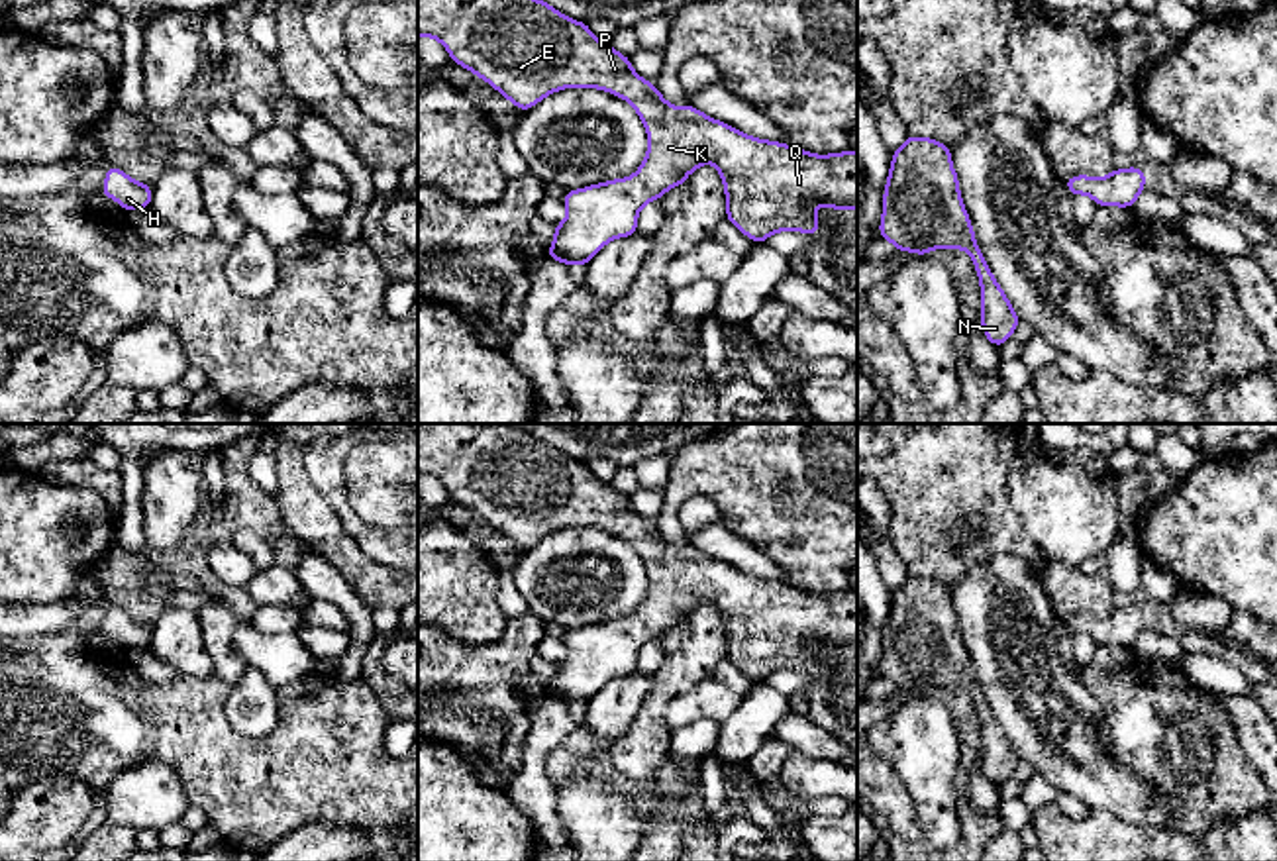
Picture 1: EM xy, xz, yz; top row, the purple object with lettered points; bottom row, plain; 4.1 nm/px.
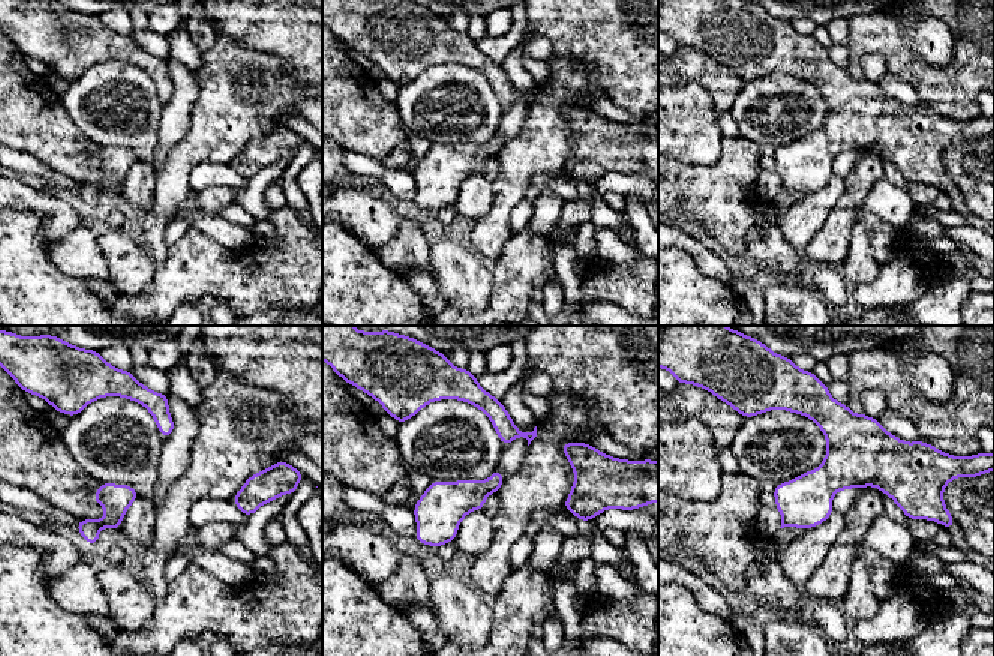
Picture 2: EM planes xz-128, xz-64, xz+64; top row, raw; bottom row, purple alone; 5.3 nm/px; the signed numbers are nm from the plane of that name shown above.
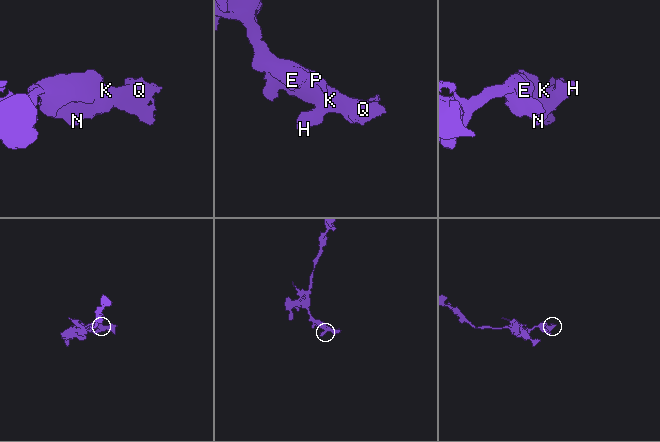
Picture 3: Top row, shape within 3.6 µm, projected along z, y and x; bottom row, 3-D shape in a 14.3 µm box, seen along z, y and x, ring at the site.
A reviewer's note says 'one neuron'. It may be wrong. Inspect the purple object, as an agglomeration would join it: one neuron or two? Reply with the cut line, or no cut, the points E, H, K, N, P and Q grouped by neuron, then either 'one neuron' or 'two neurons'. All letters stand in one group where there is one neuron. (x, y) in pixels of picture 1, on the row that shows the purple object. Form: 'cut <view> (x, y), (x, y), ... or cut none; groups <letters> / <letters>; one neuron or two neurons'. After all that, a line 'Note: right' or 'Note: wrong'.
cut none; groups E H K N P Q; one neuron
Note: right

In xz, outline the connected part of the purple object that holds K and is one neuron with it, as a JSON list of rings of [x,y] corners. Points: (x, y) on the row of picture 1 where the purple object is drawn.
[[[418,0],[418,37],[437,39],[451,61],[486,80],[522,112],[563,88],[598,88],[630,102],[647,131],[647,153],[628,178],[596,182],[563,196],[567,218],[555,224],[547,257],[563,265],[588,265],[602,247],[638,233],[639,210],[681,186],[687,177],[710,163],[726,192],[726,220],[753,243],[779,231],[818,235],[816,206],[857,210],[857,151],[814,155],[787,143],[745,135],[687,104],[669,104],[653,82],[641,78],[630,57],[600,41],[588,24],[575,22],[543,0]]]

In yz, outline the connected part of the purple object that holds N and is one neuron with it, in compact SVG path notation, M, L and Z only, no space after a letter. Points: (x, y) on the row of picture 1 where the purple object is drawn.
M908 135L893 151L879 235L891 241L896 251L912 251L918 257L932 249L965 249L981 284L985 337L995 347L1012 337L1020 318L975 241L947 145L930 137Z

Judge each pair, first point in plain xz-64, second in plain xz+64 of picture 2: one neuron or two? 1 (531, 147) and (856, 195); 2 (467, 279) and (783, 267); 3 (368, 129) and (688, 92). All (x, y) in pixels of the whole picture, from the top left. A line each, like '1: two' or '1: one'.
1: one
2: two
3: one

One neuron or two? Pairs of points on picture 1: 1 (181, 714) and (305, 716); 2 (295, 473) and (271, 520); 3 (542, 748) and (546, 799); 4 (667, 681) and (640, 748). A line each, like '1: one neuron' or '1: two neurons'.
1: one neuron
2: two neurons
3: one neuron
4: one neuron

